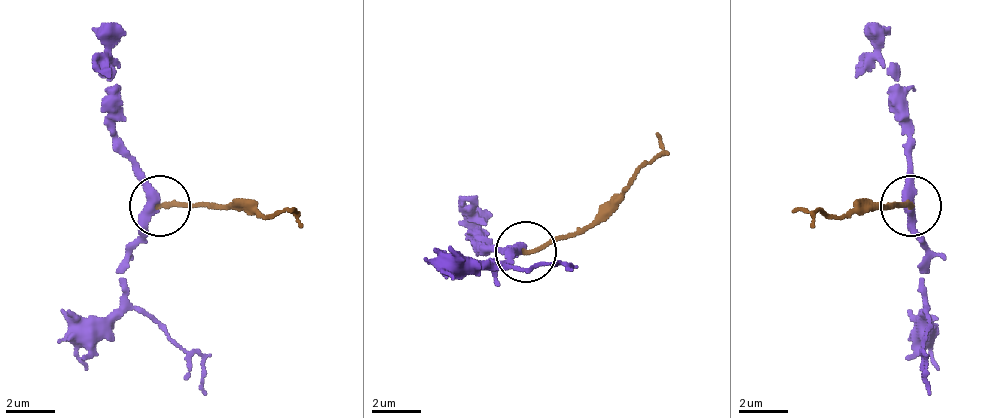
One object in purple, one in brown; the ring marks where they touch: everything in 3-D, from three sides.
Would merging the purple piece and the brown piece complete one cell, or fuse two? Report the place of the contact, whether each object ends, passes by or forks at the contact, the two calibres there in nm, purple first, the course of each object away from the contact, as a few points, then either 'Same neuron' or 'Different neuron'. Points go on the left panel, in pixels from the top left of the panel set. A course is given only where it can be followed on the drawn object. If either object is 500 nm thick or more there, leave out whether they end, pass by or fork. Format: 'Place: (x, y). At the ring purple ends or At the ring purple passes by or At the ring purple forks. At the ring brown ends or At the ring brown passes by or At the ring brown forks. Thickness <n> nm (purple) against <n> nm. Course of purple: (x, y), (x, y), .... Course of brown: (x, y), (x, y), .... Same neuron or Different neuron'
Place: (159, 205). At the ring purple passes by. At the ring brown ends. Thickness 400 nm (purple) against 180 nm. Course of purple: (161, 207), (130, 256), (124, 292), (185, 353), (203, 396). Course of brown: (161, 207), (289, 213). Same neuron

